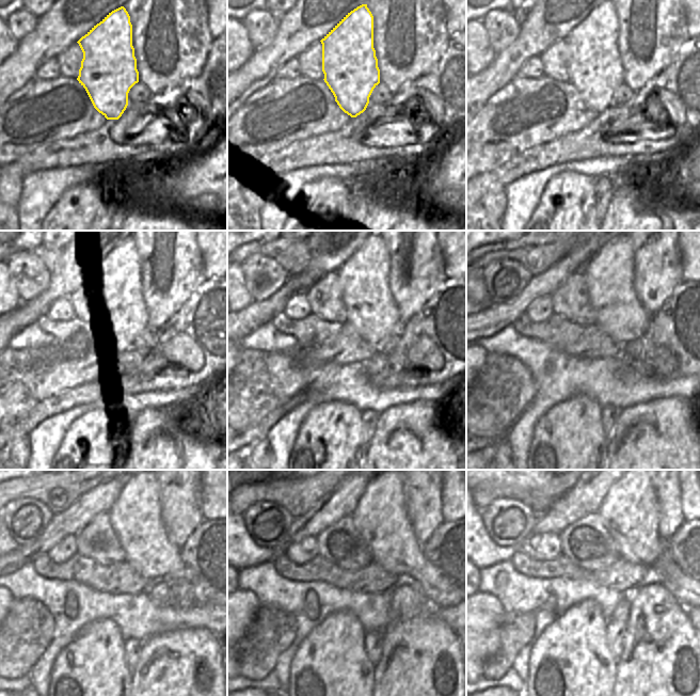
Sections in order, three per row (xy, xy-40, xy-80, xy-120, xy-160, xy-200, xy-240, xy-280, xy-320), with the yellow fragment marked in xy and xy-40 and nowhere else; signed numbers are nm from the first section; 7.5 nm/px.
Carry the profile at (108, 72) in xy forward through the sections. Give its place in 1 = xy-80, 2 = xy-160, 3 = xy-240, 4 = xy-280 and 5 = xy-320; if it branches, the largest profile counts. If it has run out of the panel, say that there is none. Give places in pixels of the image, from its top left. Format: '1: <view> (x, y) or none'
1: xy-80 (594, 68)
2: xy-160 (371, 311)
3: xy-240 (134, 517)
4: xy-280 (380, 517)
5: xy-320 (630, 510)

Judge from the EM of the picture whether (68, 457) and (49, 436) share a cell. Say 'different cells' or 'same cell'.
different cells

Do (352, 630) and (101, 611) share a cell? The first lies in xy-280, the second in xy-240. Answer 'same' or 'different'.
different

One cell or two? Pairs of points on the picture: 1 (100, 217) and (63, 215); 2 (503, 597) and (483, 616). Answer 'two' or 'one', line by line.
1: one
2: two

